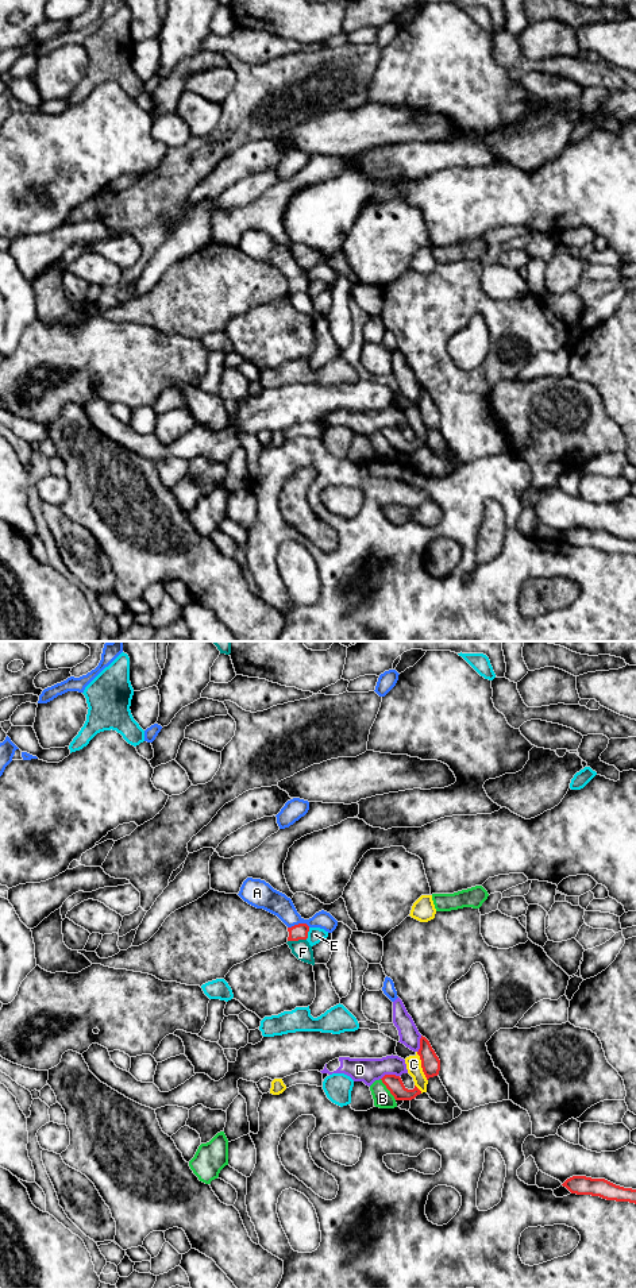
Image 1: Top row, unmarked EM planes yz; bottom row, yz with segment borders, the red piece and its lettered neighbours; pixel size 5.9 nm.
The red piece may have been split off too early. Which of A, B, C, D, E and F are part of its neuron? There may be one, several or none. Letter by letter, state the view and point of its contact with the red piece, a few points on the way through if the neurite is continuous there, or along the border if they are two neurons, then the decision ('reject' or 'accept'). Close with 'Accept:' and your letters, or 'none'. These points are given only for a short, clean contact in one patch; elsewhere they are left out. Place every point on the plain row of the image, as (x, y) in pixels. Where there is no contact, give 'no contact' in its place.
A: meets red in yz at (299, 276); reject
B: meets red in yz at (388, 440); border along yz (380, 431), (396, 451); reject
C: meets red in yz at (421, 419); reject
D: meets red in yz at (389, 427); reject
E: meets red in yz at (307, 285); reject
F: meets red in yz at (296, 292); border along yz (305, 290), (288, 293); reject
Accept: none

